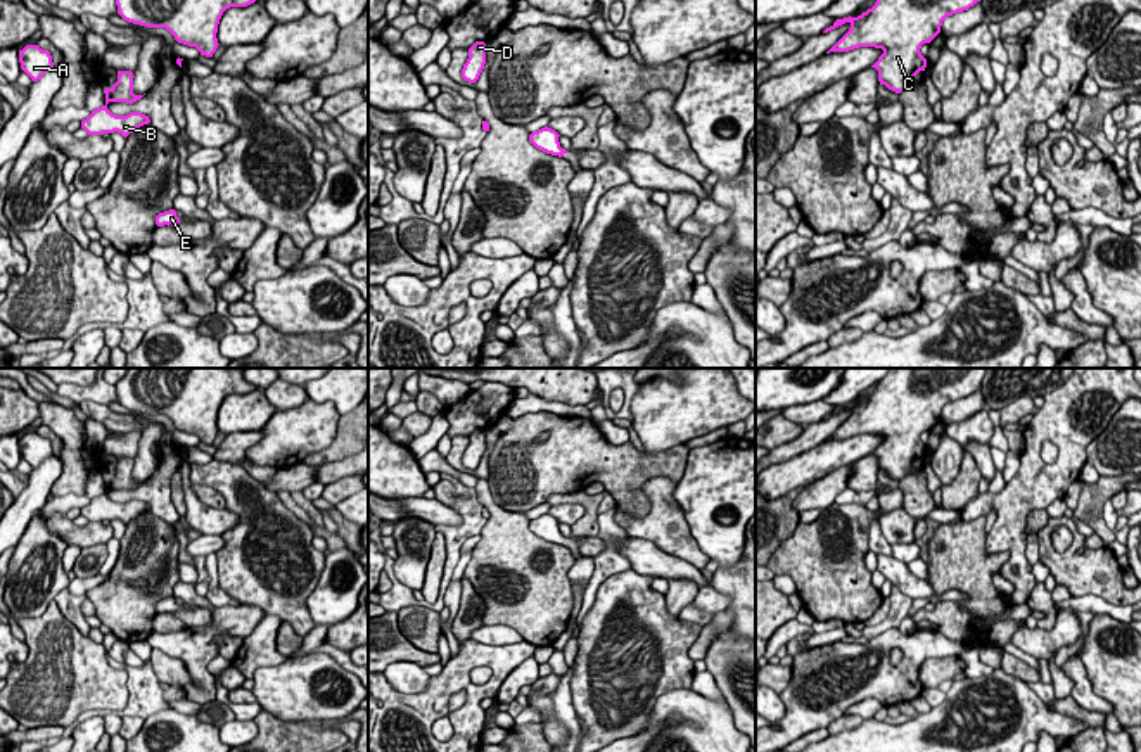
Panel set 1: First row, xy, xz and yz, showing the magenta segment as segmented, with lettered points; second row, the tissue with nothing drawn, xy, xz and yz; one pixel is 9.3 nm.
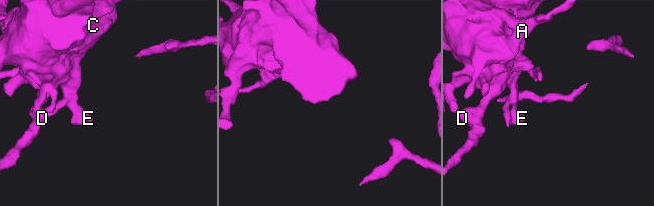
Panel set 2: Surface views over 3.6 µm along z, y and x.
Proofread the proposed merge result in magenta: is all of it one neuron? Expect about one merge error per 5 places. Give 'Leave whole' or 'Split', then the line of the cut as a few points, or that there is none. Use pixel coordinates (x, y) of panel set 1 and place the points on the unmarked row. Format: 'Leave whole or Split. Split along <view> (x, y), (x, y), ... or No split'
Leave whole. No split

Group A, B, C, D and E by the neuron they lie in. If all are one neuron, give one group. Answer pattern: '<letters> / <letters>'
A B C D E

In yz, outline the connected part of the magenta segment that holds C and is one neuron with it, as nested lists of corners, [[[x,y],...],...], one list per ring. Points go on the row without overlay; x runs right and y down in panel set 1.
[[[890,368],[876,384],[871,396],[857,405],[837,406],[823,420],[828,420],[845,410],[849,418],[826,439],[849,439],[859,434],[882,436],[883,441],[871,453],[878,458],[880,472],[901,481],[913,474],[913,465],[925,458],[927,446],[920,436],[930,430],[939,420],[947,403],[968,398],[980,389],[987,368]]]

